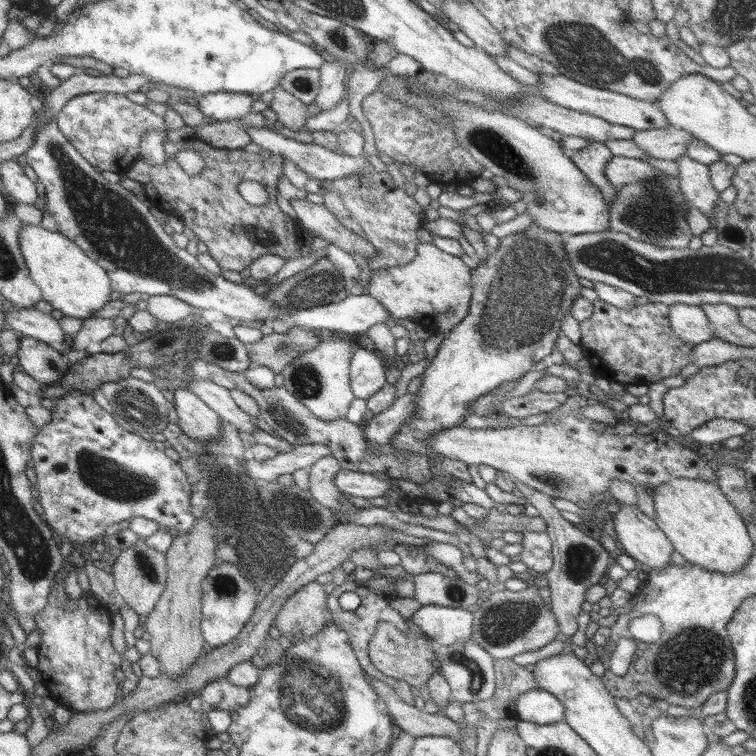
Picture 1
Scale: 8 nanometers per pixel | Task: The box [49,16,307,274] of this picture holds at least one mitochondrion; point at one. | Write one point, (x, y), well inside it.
(263, 237)

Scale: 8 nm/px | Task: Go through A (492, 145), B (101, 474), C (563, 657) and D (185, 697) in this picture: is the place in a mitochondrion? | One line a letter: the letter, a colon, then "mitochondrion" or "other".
A: mitochondrion
B: mitochondrion
C: other
D: other

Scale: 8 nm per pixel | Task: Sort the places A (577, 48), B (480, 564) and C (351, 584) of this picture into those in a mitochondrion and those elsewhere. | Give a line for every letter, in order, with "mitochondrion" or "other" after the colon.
A: mitochondrion
B: other
C: other

